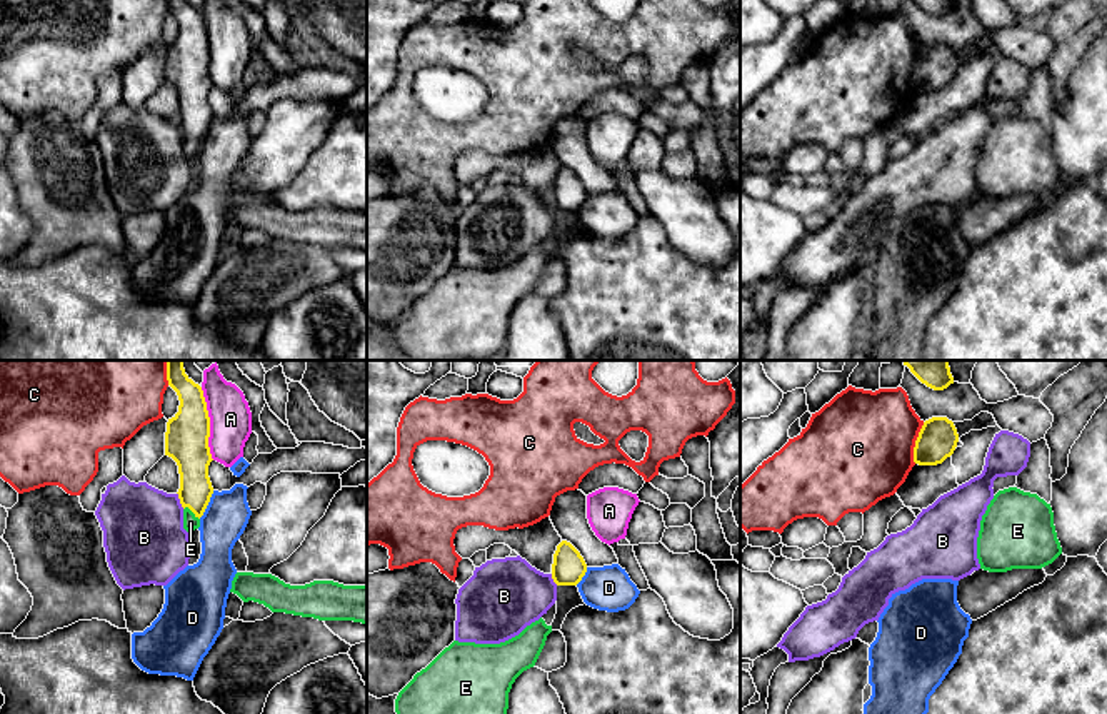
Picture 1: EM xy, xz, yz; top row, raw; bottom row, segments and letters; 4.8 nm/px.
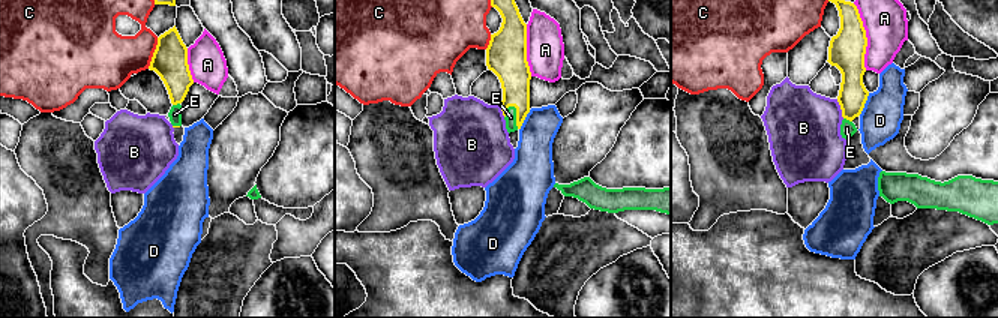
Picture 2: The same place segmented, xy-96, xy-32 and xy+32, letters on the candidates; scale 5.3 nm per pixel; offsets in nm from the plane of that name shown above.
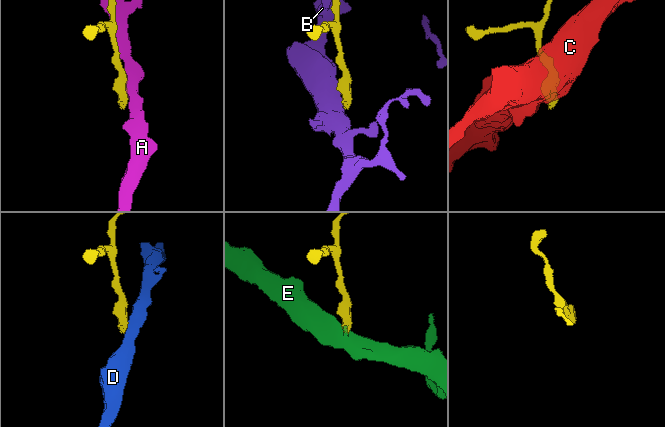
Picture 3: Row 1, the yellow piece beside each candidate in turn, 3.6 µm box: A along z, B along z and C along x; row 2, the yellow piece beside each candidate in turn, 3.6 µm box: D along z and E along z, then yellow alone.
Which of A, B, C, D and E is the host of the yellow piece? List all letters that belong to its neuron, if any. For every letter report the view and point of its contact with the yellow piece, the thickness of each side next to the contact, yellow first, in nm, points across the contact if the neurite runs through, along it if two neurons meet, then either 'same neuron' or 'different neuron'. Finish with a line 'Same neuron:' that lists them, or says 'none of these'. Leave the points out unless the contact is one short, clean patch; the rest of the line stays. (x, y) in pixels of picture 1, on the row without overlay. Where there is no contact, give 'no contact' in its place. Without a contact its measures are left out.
A: xy (209, 50) | 220/200 nm | along xy (200, 14), (209, 44), (209, 79), (214, 85) | different neuron
B: xy (180, 127) | 180/400 nm | along xy (177, 119), (179, 129), (184, 134) | different neuron
C: yz (916, 69) | 190/480 nm | different neuron
D: xy (207, 130) | 170/220 nm | along xy (214, 117), (205, 137), (199, 144) | different neuron
E: xy (192, 137) | 160/80 nm | across xy (195, 115), (192, 137), (190, 149) | same neuron
Same neuron: E

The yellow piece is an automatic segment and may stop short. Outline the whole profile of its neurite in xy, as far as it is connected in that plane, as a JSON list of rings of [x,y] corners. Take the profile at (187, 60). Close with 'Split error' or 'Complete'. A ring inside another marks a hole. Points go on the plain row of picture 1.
[[[167,0],[168,12],[177,18],[178,38],[168,45],[165,82],[178,92],[178,125],[183,133],[183,155],[200,153],[213,113],[208,92],[213,87],[208,73],[210,43],[203,17],[187,0]]]. Split error

